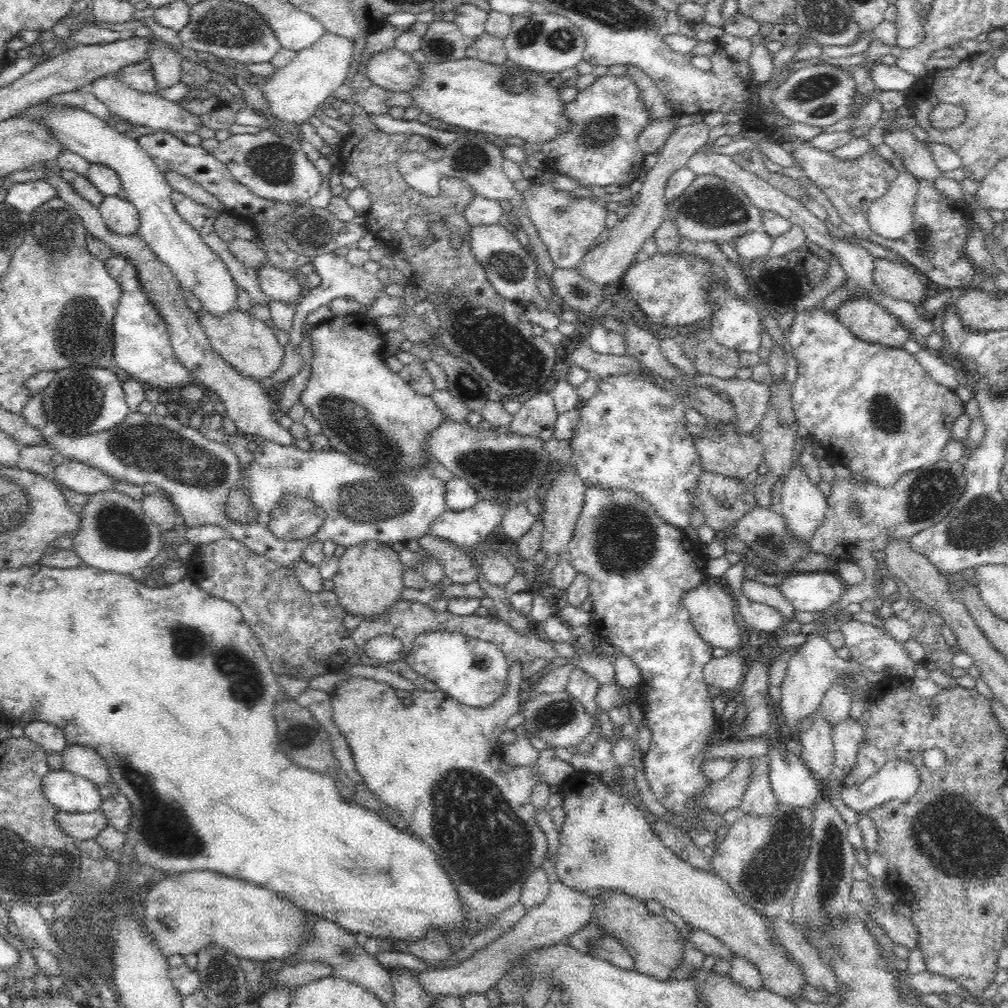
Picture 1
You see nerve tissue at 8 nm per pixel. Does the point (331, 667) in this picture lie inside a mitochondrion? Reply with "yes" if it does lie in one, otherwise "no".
no

